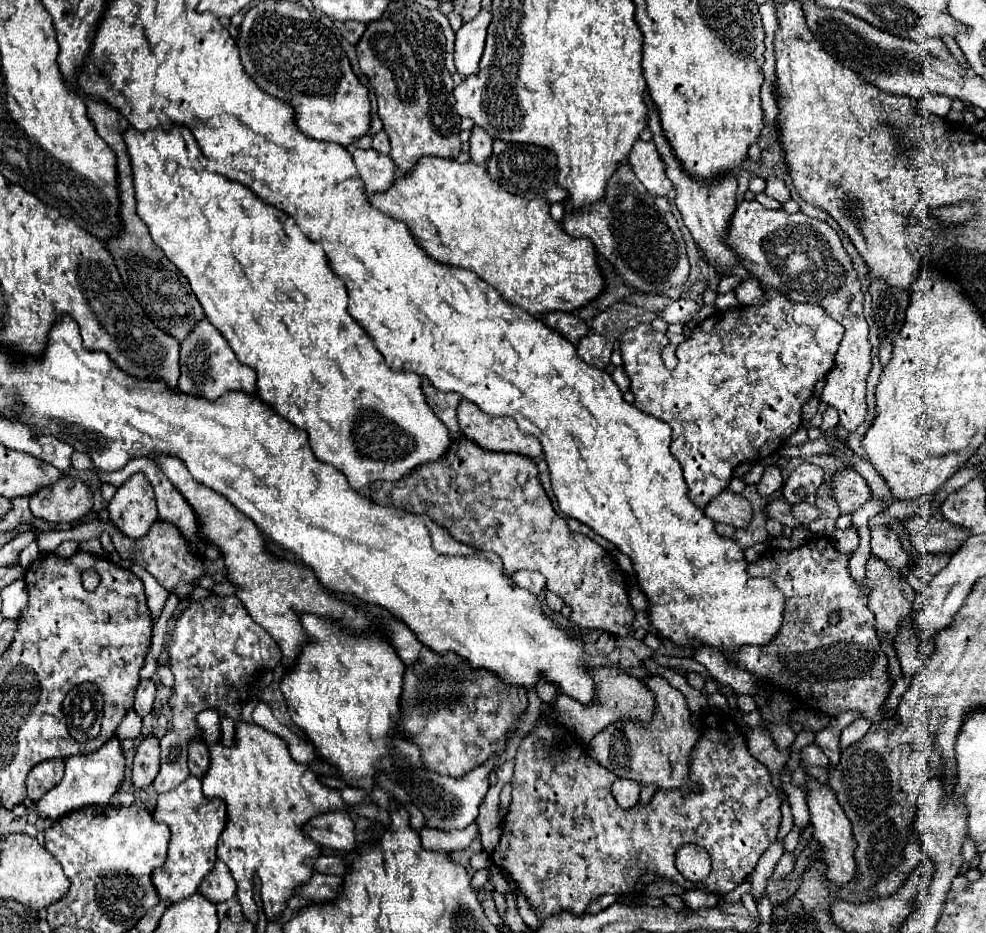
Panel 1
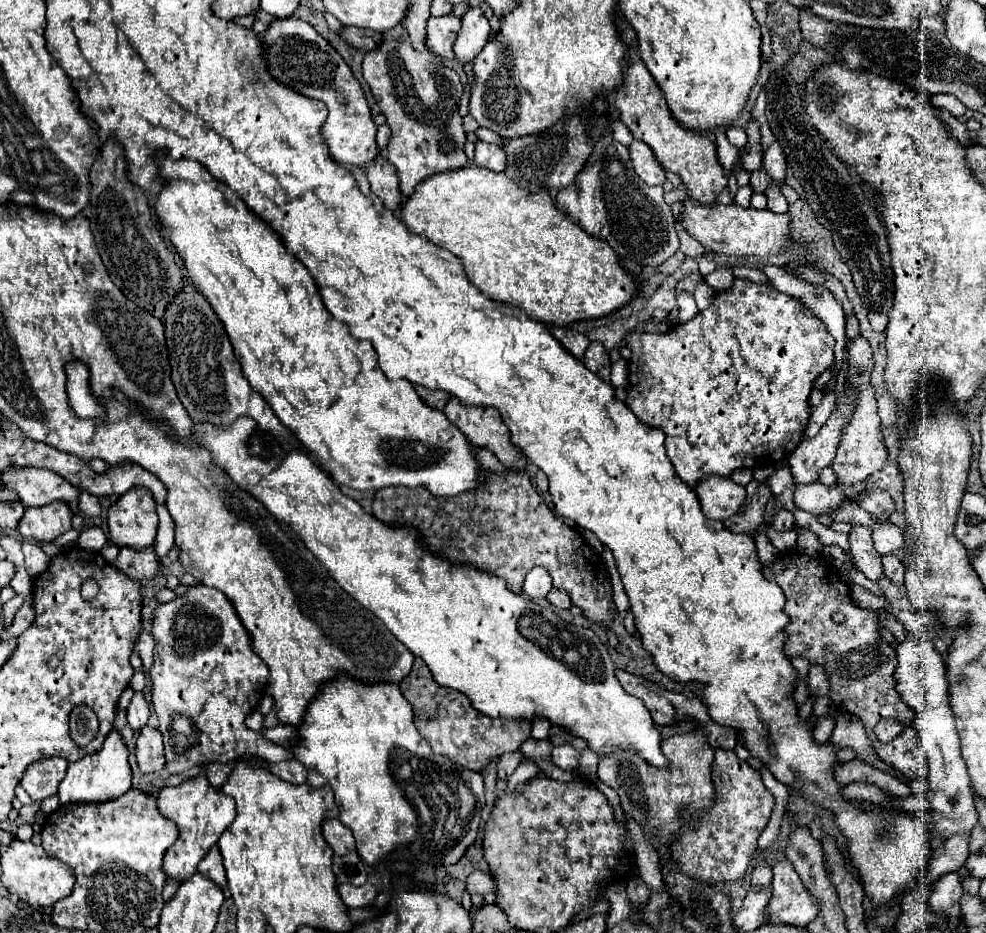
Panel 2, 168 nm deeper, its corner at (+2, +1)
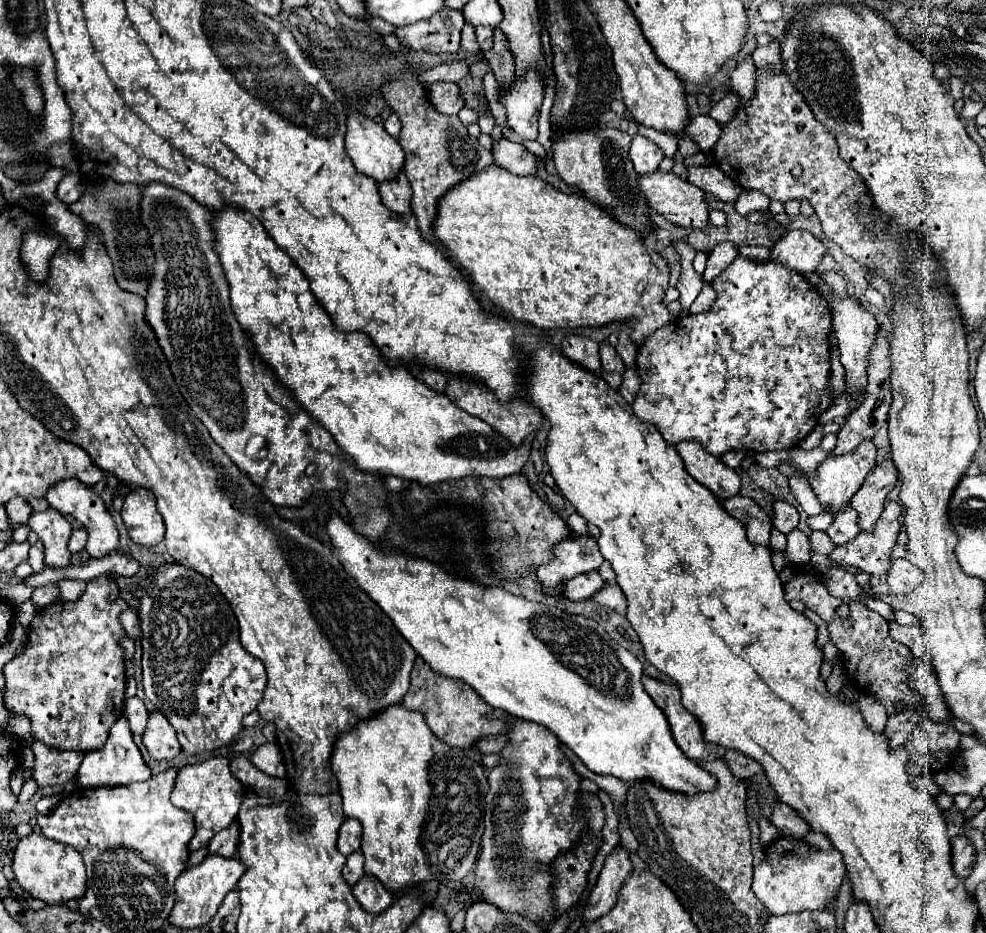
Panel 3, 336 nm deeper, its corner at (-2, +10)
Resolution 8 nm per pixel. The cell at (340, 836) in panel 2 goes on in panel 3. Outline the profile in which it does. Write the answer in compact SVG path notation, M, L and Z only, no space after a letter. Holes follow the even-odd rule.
M344 819L340 831L338 831L338 849L342 855L350 855L360 849L360 837L362 827L356 819Z

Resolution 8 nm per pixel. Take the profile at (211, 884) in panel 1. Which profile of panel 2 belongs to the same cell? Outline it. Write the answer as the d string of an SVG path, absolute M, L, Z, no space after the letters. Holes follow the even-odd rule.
M218 846L210 848L210 852L206 854L206 858L198 864L198 872L204 874L204 876L208 876L210 880L214 880L220 888L226 888L228 880L226 880L226 870L224 870Z

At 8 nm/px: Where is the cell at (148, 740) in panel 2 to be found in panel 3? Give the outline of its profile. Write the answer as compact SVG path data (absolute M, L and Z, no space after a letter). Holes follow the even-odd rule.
M158 711L150 713L146 731L142 735L142 743L146 745L148 753L158 761L162 761L162 759L170 761L180 753L180 745L178 745L174 727Z

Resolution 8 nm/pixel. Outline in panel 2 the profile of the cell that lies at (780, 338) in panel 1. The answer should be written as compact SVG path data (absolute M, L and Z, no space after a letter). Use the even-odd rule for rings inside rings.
M734 278L730 288L716 292L714 302L704 312L698 312L692 320L688 320L684 324L672 326L664 334L638 334L638 332L632 332L628 336L628 346L632 350L632 358L628 362L628 398L626 398L626 406L644 424L648 424L652 428L660 428L666 434L666 440L664 440L664 446L668 450L666 454L668 454L670 462L674 464L676 474L690 488L696 488L696 484L706 474L730 476L738 468L758 470L758 468L764 468L764 466L774 466L780 460L786 460L786 456L792 454L794 448L804 438L804 430L806 430L808 418L810 418L808 398L810 398L810 392L814 388L814 380L824 370L828 370L828 366L832 366L832 362L834 362L834 358L832 358L834 338L830 336L830 332L826 330L822 320L818 320L810 310L806 310L800 304L800 300L778 292L772 284L760 286L760 284L754 284L754 282L744 280L744 278Z

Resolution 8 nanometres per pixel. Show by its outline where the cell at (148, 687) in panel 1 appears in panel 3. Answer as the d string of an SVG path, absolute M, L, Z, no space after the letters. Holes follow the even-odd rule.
M130 697L130 699L126 699L124 715L126 715L128 723L130 723L132 733L142 735L142 733L144 733L144 729L146 729L148 711L146 711L146 707L144 707L144 703L142 703L142 699L140 699L140 697Z

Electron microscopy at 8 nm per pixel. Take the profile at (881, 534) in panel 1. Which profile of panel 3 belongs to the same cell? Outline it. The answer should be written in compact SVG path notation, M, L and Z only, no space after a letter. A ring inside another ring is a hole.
M892 559L890 569L886 573L886 581L890 585L890 593L906 595L916 589L922 581L922 571L914 567L908 559Z

